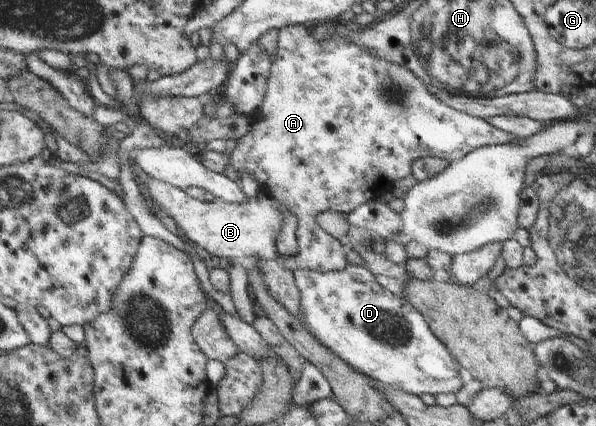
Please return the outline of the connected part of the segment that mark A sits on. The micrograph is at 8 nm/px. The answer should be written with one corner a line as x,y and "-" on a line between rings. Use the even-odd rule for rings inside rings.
339,21
338,26
336,26
336,36
332,36
332,38
328,38
328,40
316,40
316,36
312,34
311,26
307,25
292,25
279,30
277,54
273,62
266,98
264,98
264,102
262,102
259,108
255,109
251,114
251,131
236,142
235,148
229,156
231,165
238,174
248,172
250,176
256,177
258,184
262,186
268,196
276,196
276,200
284,200
284,204
288,204
288,208
290,208
298,218
302,218
301,231
304,238
314,238
312,228
316,230
316,238
320,238
320,240
311,242
310,245
305,248
304,252
300,252
300,254
296,252
296,254
292,256
280,254
278,260
291,271
298,268
308,268
318,272
346,270
346,250
340,247
340,242
337,239
328,236
327,233
322,230
320,224
318,224
318,220
316,220
319,214
326,211
350,214
368,201
379,200
384,193
390,190
393,186
392,184
394,184
396,180
400,180
411,173
412,163
418,160
418,158
436,157
450,163
451,161
462,158
465,154
468,154
468,152
478,147
484,147
486,145
504,145
505,143
511,143
512,140
516,138
516,136
512,136
512,134
494,128
491,124
488,124
485,119
468,116
467,114
448,108
448,105
442,104
440,100
436,100
436,96
430,94
430,92
424,88
424,83
420,82
412,72
408,72
408,69
400,68
400,65
392,64
392,62
386,62
386,60
382,60
379,56
374,56
374,54
368,52
368,50
360,48
360,45
350,44
350,42
348,42
348,36
350,36
350,29
353,27
353,23
343,23

